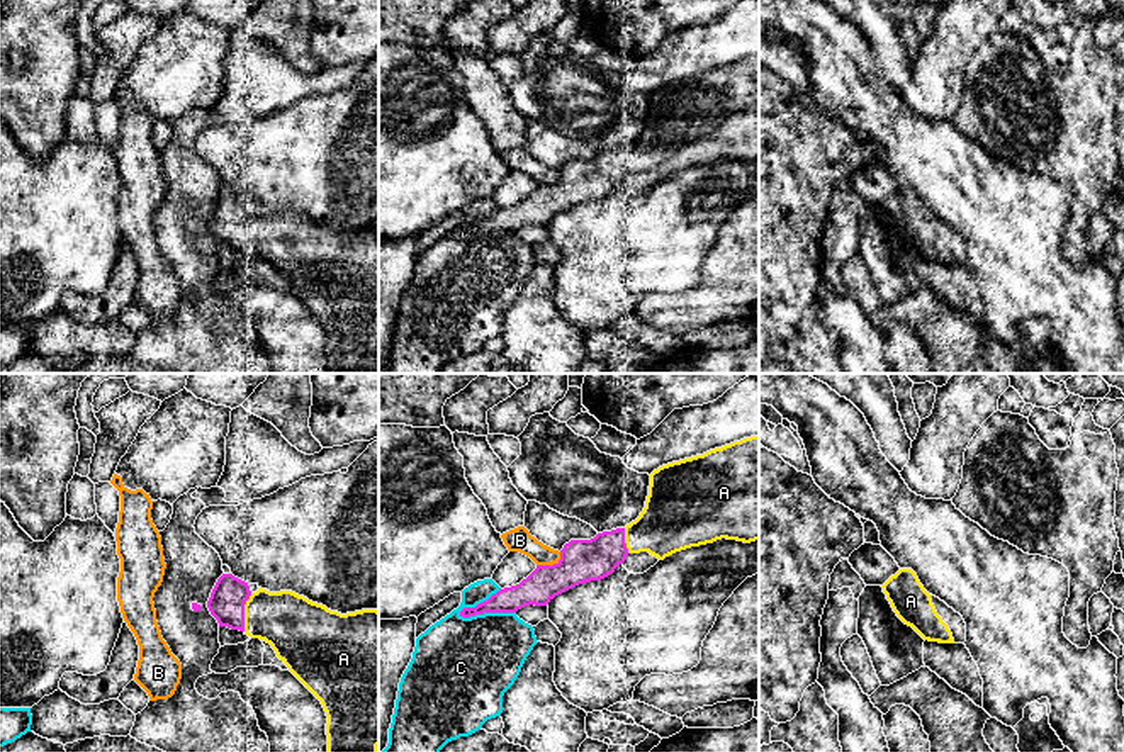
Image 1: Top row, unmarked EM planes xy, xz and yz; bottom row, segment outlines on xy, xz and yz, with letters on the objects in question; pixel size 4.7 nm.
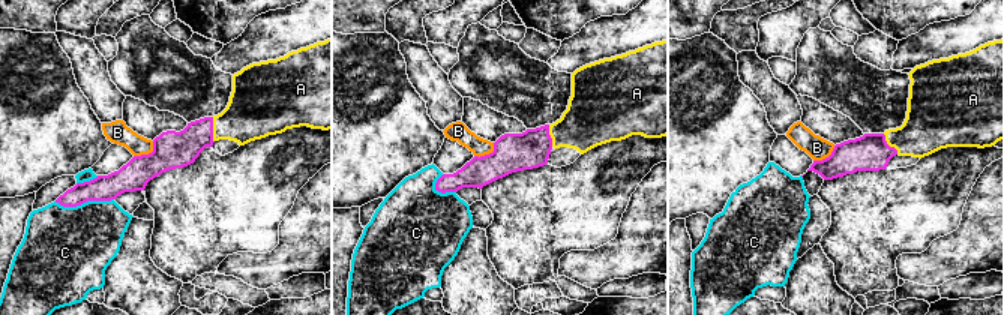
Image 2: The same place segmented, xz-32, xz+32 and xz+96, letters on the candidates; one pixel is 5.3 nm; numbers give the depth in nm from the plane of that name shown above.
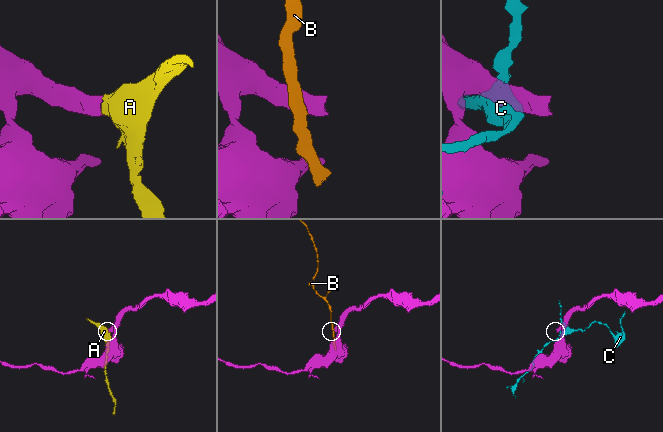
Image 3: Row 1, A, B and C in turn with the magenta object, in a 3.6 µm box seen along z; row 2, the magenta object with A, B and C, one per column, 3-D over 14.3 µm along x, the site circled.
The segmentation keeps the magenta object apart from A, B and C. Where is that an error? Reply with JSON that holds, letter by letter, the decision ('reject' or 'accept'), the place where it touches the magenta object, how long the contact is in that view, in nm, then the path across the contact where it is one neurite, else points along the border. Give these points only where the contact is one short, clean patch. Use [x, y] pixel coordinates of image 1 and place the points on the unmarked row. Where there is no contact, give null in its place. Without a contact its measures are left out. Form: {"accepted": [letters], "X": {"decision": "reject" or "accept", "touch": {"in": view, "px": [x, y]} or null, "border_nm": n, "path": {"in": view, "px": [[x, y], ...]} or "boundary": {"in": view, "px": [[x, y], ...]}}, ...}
{"accepted": ["A"], "A": {"decision": "accept", "touch": {"in": "xy", "px": [243, 233]}, "border_nm": 180}, "B": {"decision": "reject", "touch": {"in": "xz", "px": [550, 185]}, "border_nm": 140, "boundary": {"in": "xz", "px": [[561, 172], [556, 182], [537, 185]]}}, "C": {"decision": "reject", "touch": {"in": "xz", "px": [488, 231]}, "border_nm": 280}}

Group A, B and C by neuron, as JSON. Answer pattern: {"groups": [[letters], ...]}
{"groups": [["A"], ["B"], ["C"]]}

